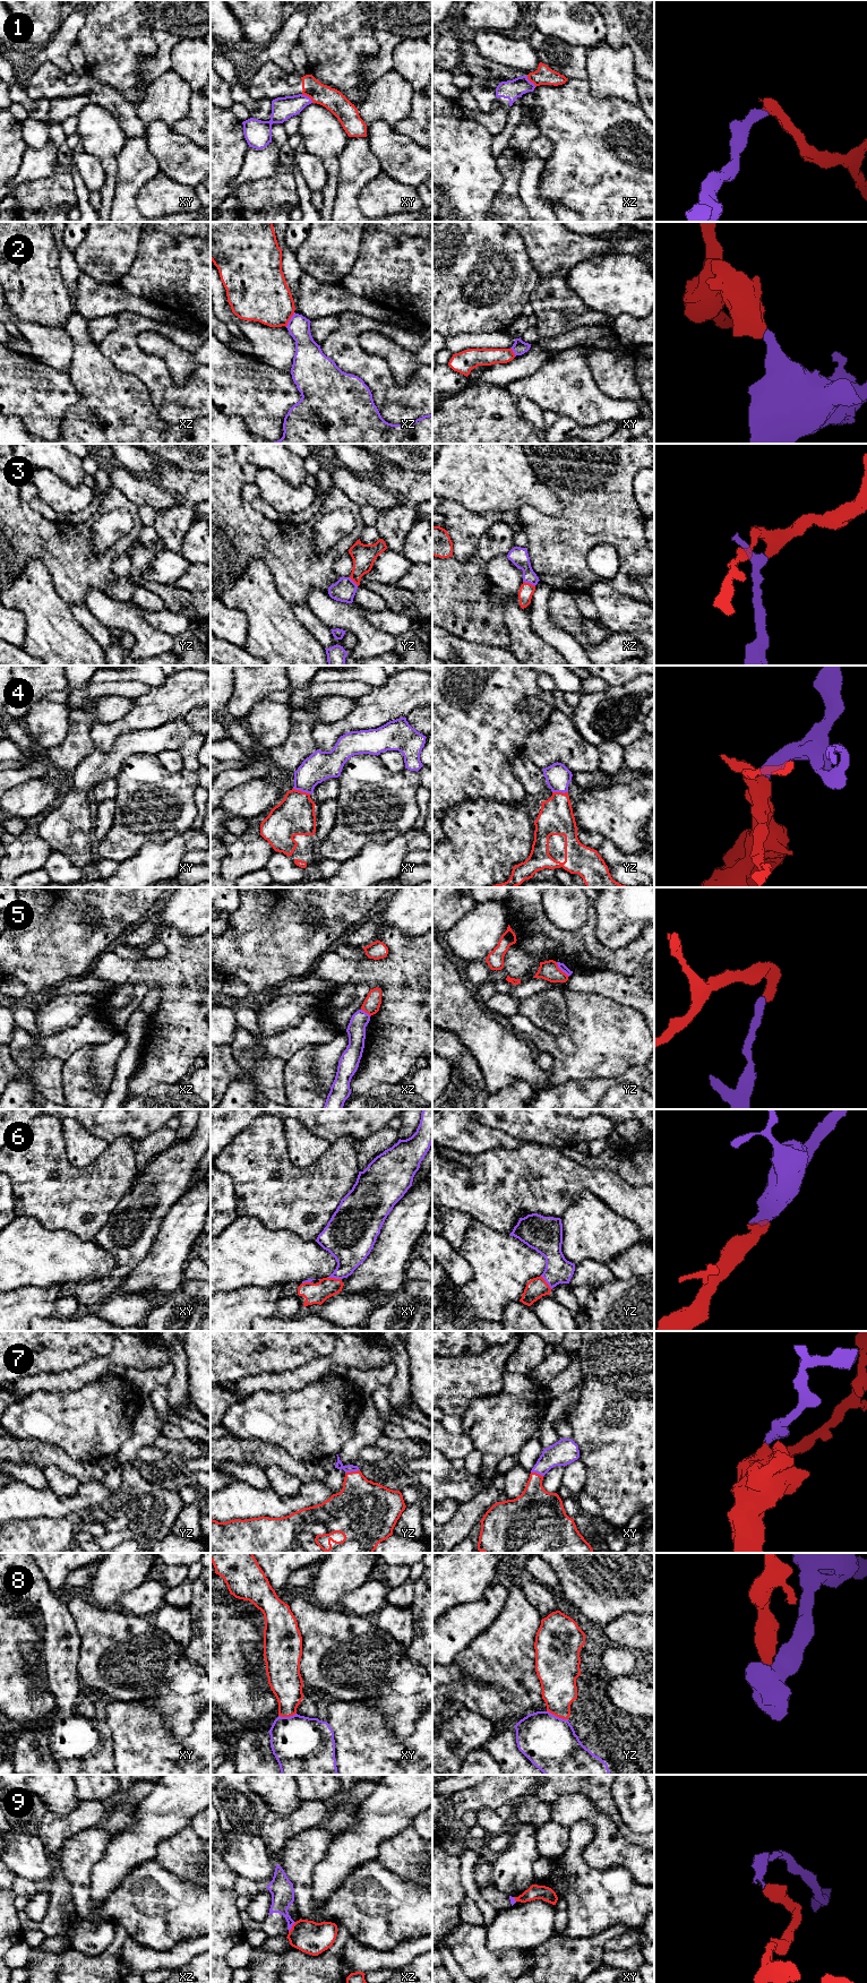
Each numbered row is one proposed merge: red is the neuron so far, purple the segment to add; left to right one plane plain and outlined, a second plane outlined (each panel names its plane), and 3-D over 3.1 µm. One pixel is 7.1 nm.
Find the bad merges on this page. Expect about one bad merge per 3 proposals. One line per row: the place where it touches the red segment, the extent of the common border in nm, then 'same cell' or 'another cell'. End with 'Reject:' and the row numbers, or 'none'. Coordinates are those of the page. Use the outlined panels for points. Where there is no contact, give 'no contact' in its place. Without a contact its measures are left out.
1: contact xy (308, 96); length 110 nm; another cell
2: contact xz (290, 318); length 120 nm; another cell
3: contact xz (529, 583); length 90 nm; same cell
4: contact xy (301, 791); length 130 nm; same cell
5: contact yz (560, 970); length 140 nm; another cell
6: contact yz (546, 1282); length 130 nm; same cell
7: contact yz (352, 1471); length 100 nm; same cell
8: contact yz (557, 1716); length 170 nm; same cell
9: contact xz (292, 1926); length 90 nm; another cell
Reject: 1, 2, 5, 9

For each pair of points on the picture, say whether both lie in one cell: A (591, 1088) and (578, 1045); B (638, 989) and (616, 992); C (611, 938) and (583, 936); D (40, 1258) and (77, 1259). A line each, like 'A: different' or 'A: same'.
A: different
B: same
C: different
D: same

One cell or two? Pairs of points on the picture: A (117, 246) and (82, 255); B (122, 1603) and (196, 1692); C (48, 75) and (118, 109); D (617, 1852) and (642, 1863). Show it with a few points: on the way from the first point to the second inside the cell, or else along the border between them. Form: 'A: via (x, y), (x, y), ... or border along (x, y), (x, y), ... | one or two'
A: via (108, 250), (104, 254), (91, 255) | one
B: border along (116, 1606), (126, 1612), (144, 1616) | two
C: via (65, 88), (92, 88), (101, 94) | one
D: via (623, 1854), (636, 1860) | one

